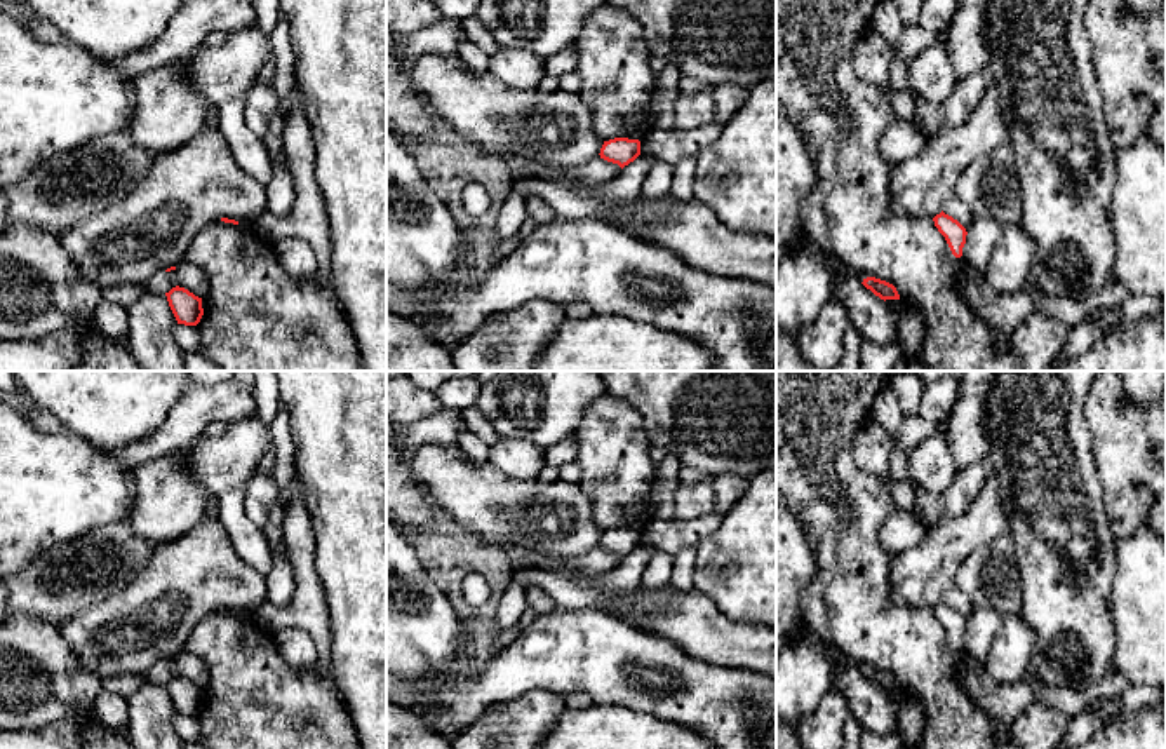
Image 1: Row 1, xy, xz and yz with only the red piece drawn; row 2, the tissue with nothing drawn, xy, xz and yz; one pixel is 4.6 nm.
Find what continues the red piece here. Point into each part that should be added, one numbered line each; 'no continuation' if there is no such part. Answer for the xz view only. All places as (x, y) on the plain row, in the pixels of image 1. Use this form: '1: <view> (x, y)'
no continuation

